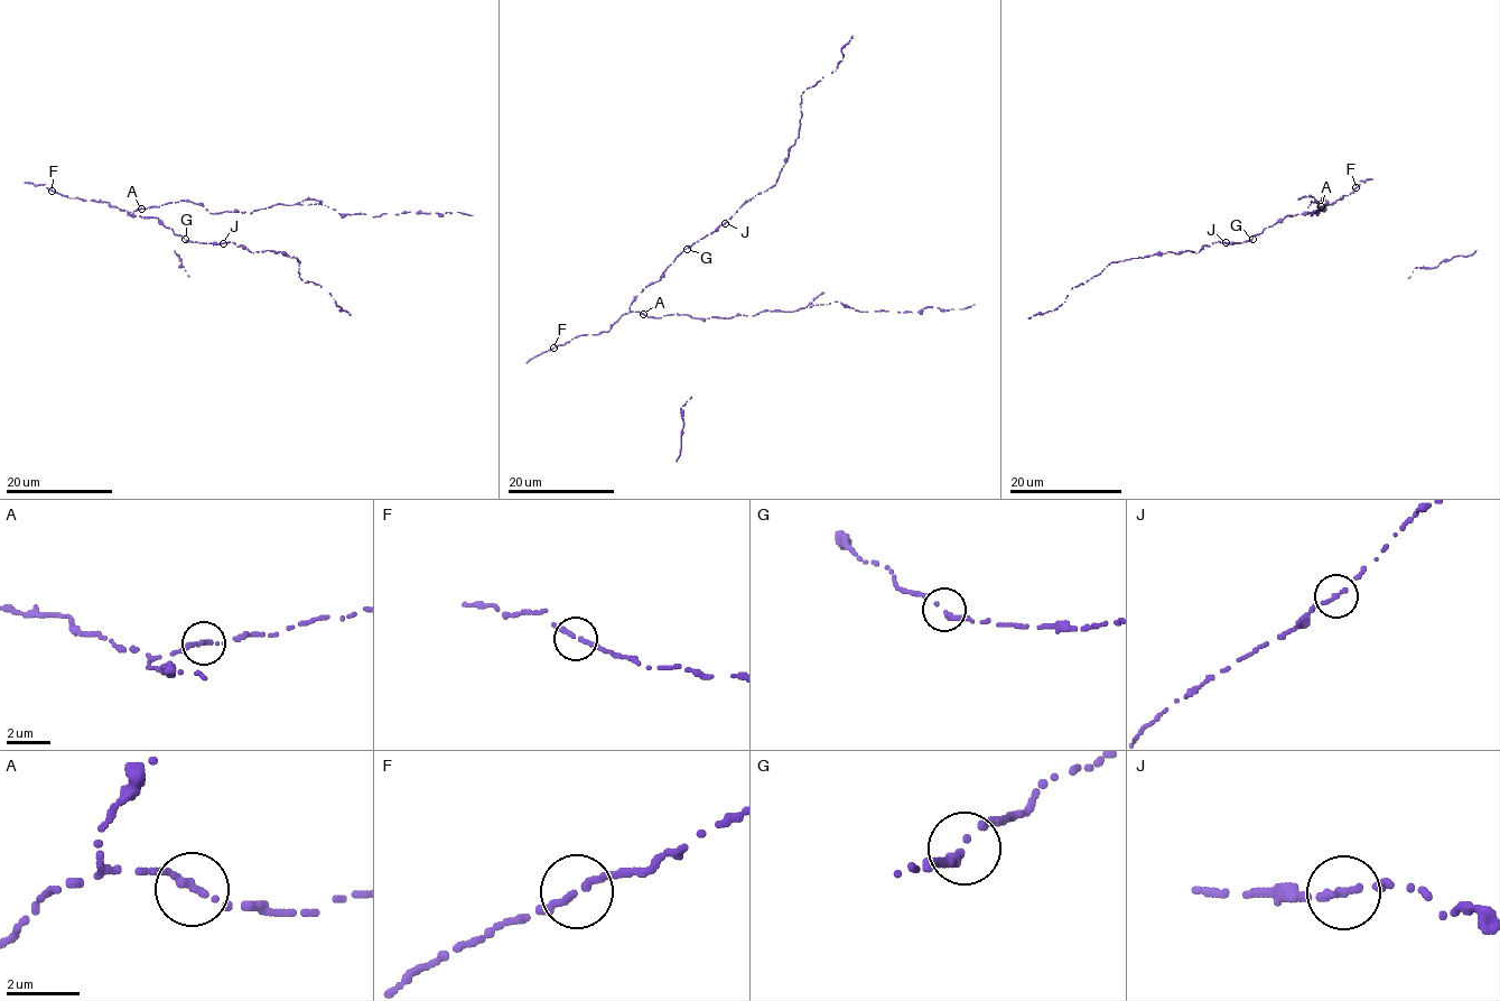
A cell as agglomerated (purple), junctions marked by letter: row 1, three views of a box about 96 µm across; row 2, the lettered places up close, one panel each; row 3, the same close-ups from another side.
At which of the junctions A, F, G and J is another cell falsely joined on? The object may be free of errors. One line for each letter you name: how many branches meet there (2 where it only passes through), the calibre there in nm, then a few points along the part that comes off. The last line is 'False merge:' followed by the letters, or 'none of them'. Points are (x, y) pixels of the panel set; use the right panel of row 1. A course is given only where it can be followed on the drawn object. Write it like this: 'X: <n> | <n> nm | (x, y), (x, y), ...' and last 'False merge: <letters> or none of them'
False merge: none of them

